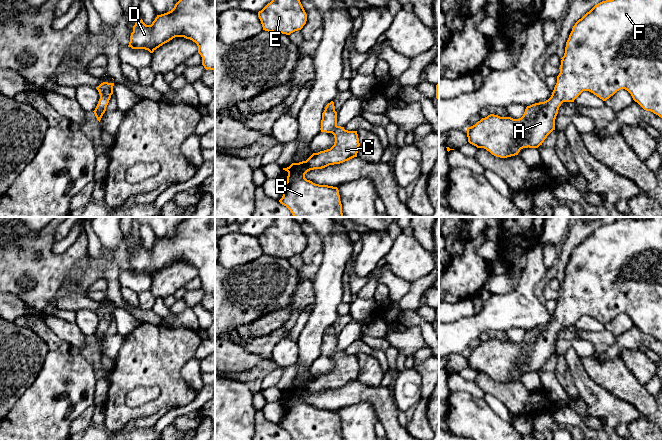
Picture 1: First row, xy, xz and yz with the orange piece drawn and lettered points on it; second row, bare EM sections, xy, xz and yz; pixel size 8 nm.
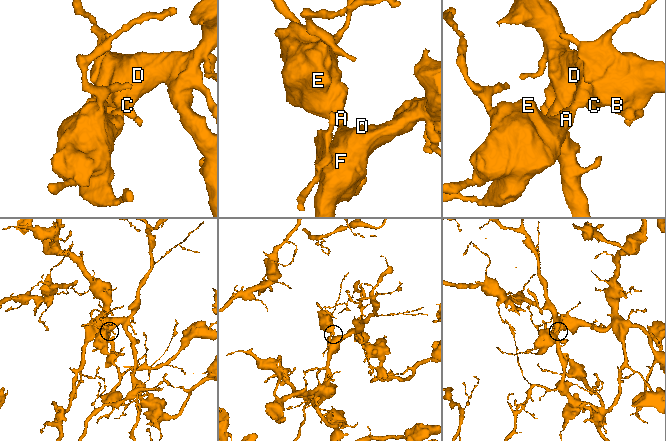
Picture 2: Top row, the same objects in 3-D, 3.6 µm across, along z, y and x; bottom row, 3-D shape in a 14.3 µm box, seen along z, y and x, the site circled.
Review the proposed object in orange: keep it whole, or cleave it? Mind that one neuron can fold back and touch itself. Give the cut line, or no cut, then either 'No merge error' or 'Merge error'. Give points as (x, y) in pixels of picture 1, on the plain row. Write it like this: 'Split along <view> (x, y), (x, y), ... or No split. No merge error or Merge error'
No split. No merge error

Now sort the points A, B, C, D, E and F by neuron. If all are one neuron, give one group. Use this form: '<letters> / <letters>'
A B C D E F

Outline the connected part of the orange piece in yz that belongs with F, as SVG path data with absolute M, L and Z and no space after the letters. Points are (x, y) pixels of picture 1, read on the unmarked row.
M626 217L598 227L573 250L561 283L557 307L548 324L527 330L519 343L494 338L482 342L467 352L468 366L500 382L518 379L523 372L538 372L555 354L555 343L561 328L574 326L583 315L589 315L606 325L617 315L625 313L644 334L662 342L662 217L642 220Z

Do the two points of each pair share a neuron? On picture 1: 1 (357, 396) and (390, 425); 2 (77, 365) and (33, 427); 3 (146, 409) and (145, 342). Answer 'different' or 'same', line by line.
1: same
2: same
3: same

